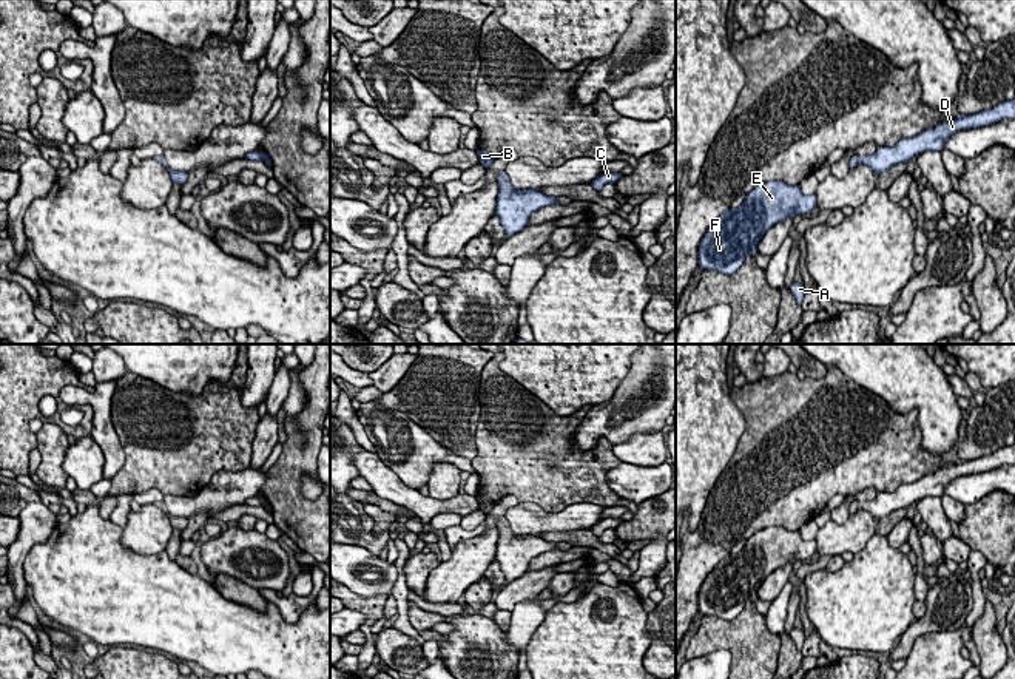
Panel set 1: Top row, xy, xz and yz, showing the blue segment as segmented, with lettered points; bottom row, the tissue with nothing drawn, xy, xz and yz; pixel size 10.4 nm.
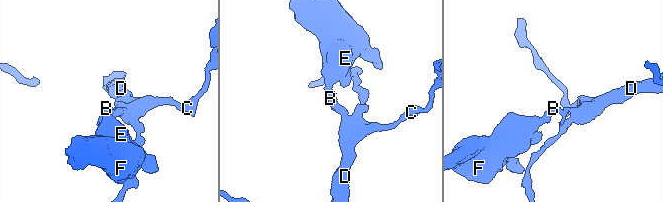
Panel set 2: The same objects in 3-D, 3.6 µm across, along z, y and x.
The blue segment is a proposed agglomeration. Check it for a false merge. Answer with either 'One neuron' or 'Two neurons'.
One neuron

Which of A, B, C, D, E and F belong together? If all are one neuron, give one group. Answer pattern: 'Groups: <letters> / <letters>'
Groups: A B C D E F

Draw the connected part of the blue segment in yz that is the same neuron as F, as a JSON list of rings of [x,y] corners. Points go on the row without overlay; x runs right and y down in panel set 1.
[[[770,526],[754,532],[739,554],[723,557],[706,576],[699,589],[699,613],[733,620],[748,600],[756,600],[762,582],[776,568],[796,560],[810,559],[816,552],[816,540],[804,540],[799,531]]]

